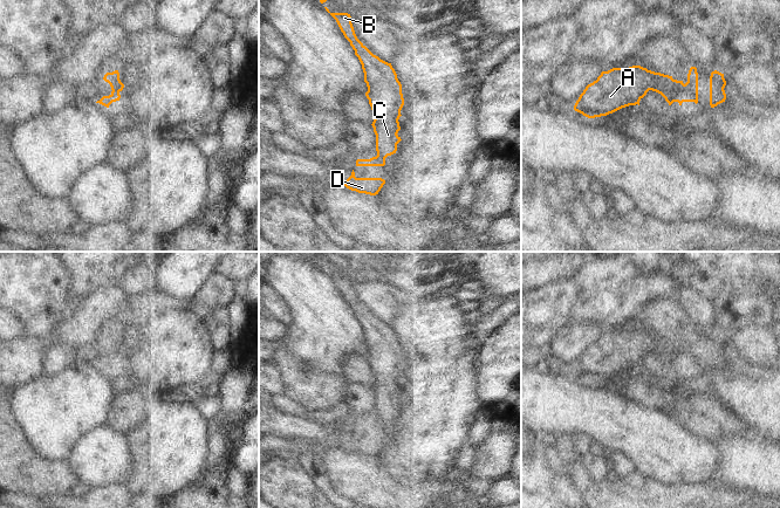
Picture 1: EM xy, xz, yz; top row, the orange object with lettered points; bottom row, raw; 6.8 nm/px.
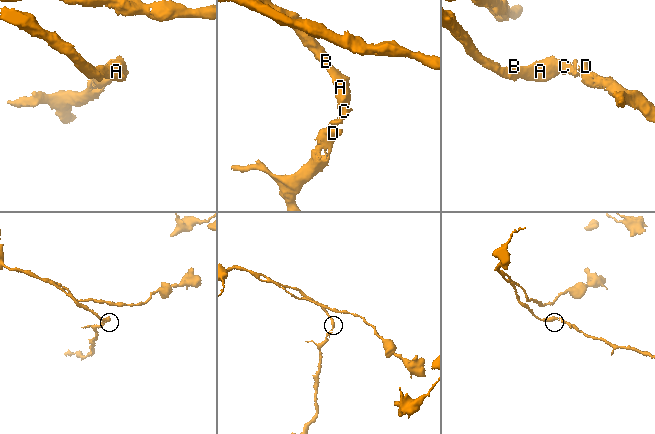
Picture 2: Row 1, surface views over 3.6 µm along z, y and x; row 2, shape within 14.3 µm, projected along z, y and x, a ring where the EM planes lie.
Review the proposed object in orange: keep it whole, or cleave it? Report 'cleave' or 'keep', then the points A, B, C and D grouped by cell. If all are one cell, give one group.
cleave; A B C / D

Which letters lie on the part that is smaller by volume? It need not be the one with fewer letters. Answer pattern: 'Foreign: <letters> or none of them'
Foreign: D

